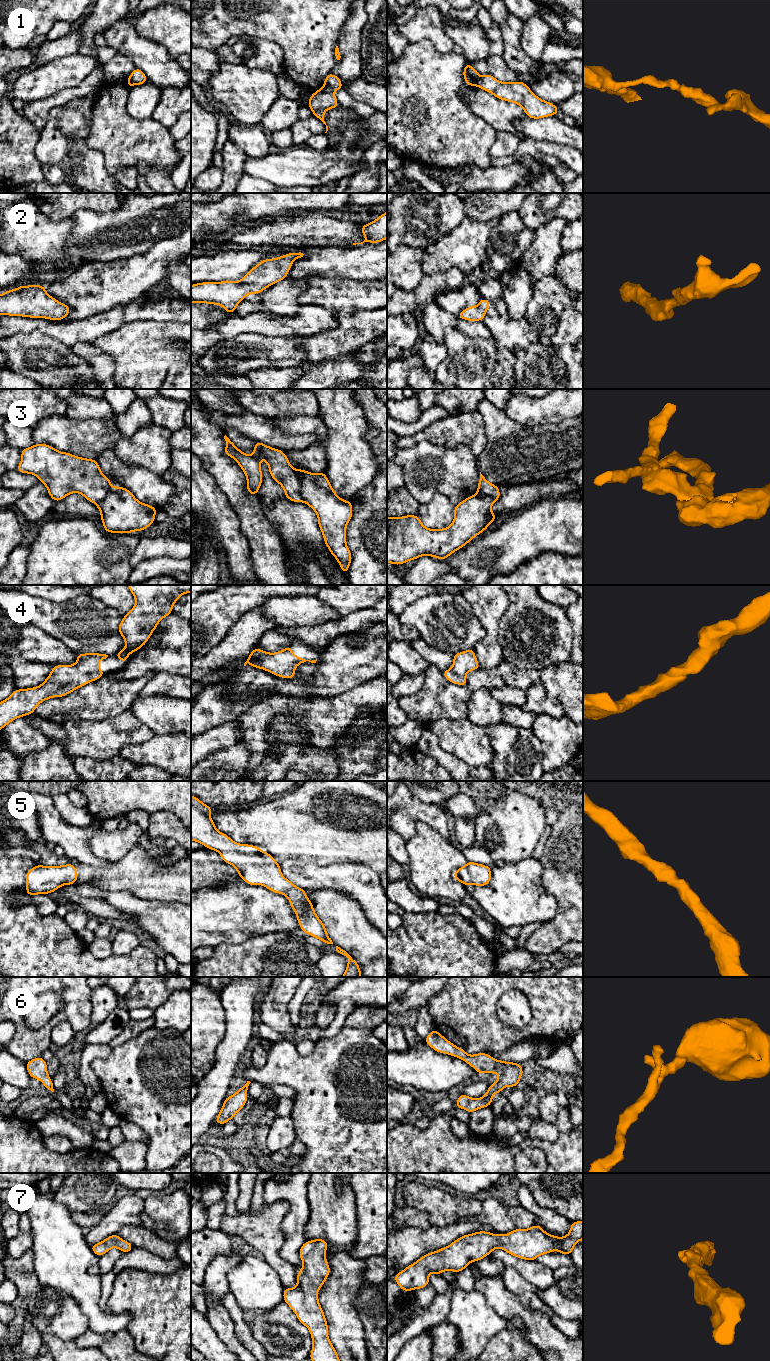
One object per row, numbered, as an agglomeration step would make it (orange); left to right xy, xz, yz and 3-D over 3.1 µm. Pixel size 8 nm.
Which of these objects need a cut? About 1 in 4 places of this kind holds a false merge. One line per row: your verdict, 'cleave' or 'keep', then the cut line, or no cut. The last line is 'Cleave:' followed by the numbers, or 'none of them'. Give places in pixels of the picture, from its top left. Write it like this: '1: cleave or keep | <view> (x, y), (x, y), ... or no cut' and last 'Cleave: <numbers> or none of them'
1: cleave | xz (324, 85), (333, 91)
2: keep | no cut
3: cleave | xz (294, 469), (299, 481), (299, 491), (303, 501)
4: keep | no cut
5: keep | no cut
6: keep | no cut
7: keep | no cut
Cleave: 1, 3

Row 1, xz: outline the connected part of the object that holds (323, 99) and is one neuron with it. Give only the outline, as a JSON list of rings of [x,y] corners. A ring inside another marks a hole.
[[[322,87],[314,92],[309,97],[308,107],[312,110],[313,116],[320,119],[325,125],[324,112],[329,109],[334,109],[339,105],[334,91],[328,87]],[[326,125],[326,132],[328,131],[328,126]]]

